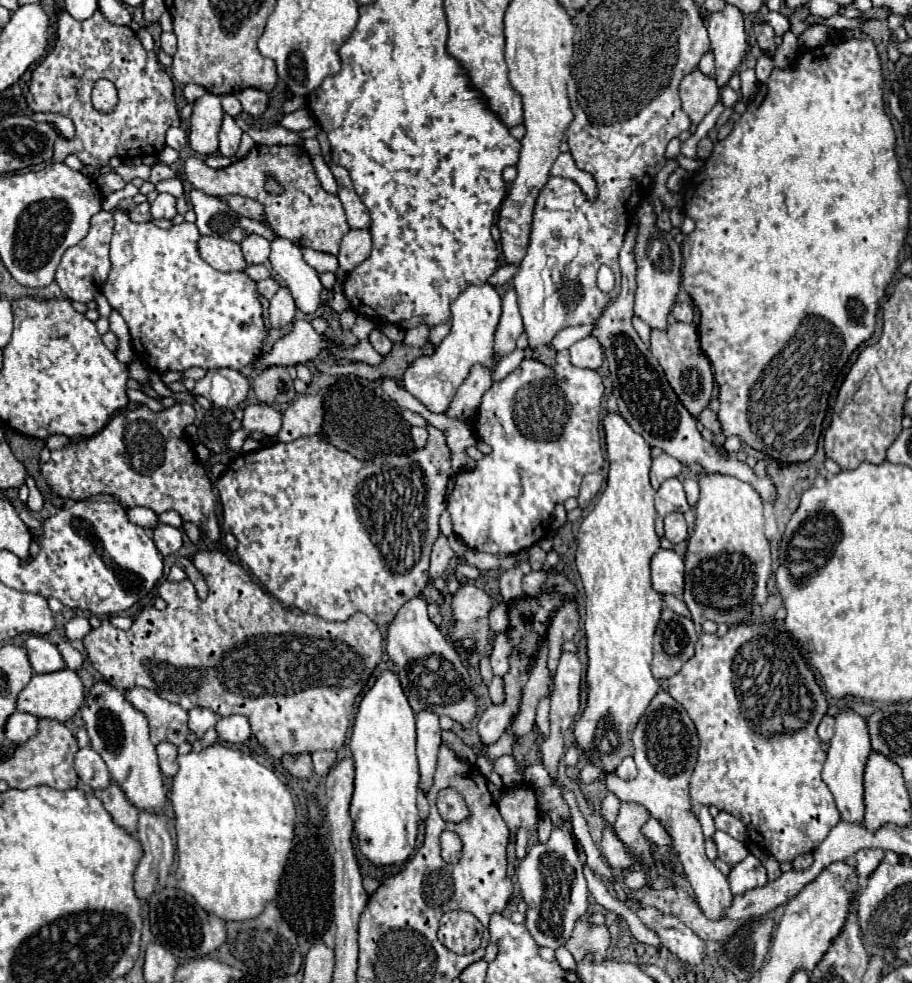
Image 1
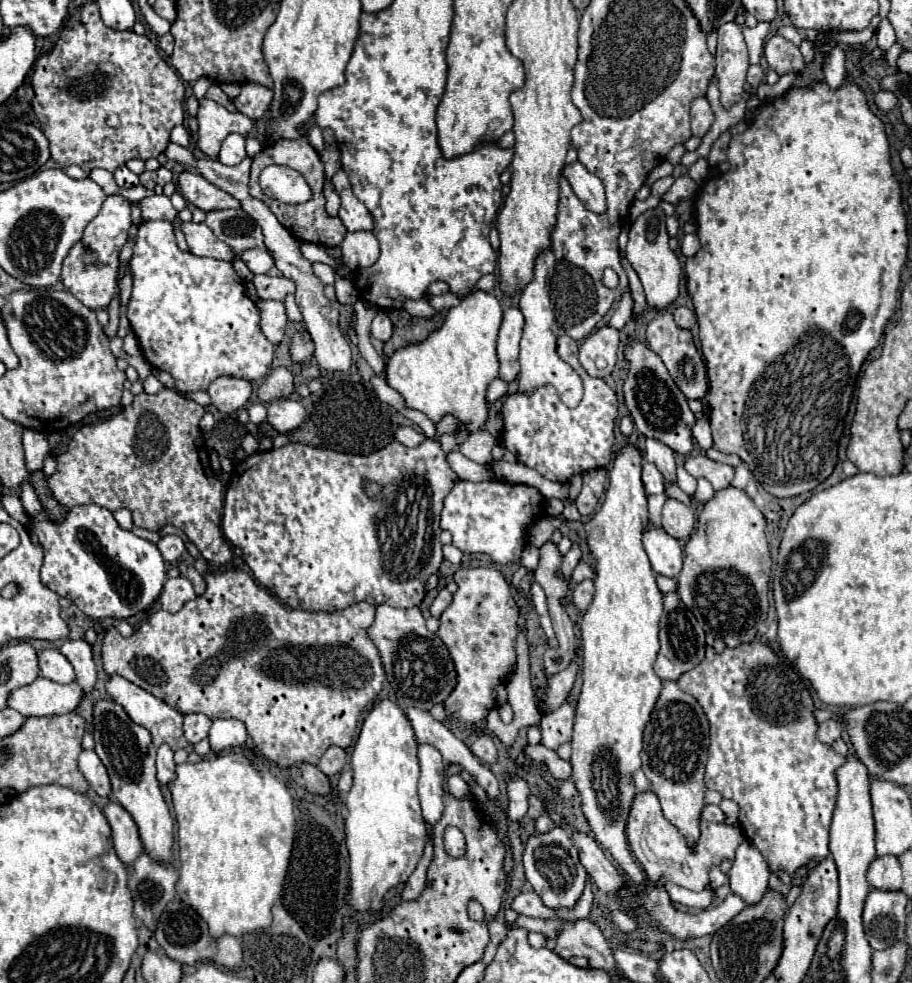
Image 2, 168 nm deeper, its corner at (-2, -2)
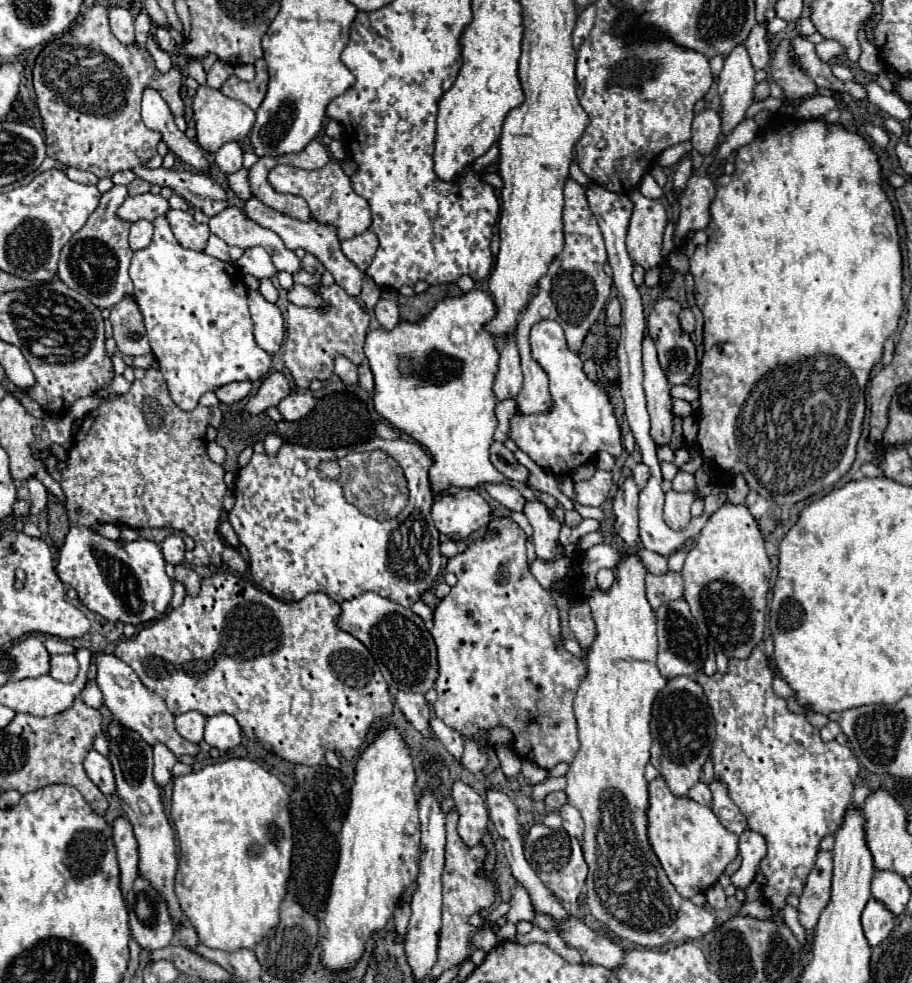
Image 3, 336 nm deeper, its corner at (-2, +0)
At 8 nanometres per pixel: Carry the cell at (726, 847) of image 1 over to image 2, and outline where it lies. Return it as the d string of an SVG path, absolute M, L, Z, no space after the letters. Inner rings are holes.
M654 792L636 794L626 832L628 832L628 842L634 856L638 858L648 878L656 886L660 886L662 878L668 878L674 884L684 886L694 892L700 892L710 884L708 880L710 866L718 866L722 860L734 860L736 848L744 842L742 828L706 822L704 818L700 818L700 836L694 844L688 844L686 836L676 826L670 826L670 822L666 822L658 796Z

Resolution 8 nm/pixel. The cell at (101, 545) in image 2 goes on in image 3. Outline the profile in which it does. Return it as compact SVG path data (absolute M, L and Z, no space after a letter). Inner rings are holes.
M70 526L70 532L66 534L64 544L58 548L58 560L54 564L54 572L60 578L62 584L72 586L78 592L78 600L92 612L114 620L114 622L124 622L124 624L144 624L150 620L160 618L172 598L172 580L164 572L164 558L162 550L156 542L138 538L134 542L118 542L118 540L108 540L94 532L92 528L78 528Z

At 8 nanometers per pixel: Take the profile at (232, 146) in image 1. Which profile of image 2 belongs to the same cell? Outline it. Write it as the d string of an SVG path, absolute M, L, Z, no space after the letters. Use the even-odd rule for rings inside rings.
M230 134L224 142L222 142L222 150L218 160L226 166L234 166L238 162L242 162L242 158L246 158L246 150L244 150L246 138L240 134Z

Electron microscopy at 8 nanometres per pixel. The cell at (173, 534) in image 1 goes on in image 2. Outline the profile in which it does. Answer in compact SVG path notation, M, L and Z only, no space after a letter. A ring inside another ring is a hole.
M162 536L158 542L158 550L162 552L166 562L174 562L184 552L184 542L180 536Z

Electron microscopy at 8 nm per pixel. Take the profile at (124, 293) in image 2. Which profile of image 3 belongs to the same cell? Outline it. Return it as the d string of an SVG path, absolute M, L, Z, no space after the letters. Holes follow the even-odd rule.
M138 220L130 228L130 248L140 250L148 246L148 240L152 240L152 222Z

